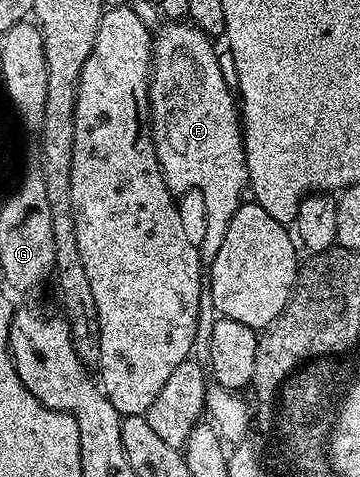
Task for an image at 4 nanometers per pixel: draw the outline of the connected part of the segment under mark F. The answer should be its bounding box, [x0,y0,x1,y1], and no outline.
[147,22,248,262]

